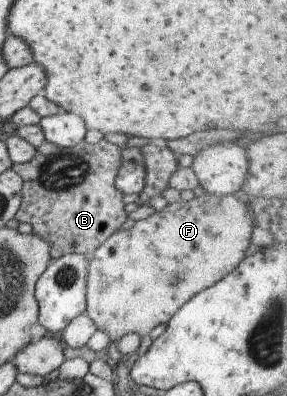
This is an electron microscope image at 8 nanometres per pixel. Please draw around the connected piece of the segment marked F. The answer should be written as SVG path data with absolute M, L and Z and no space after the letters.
M206 193L188 201L179 199L160 211L135 221L128 229L116 230L92 254L87 269L85 314L115 342L126 333L144 336L160 323L166 323L174 312L194 294L209 288L234 269L250 244L250 232L261 219L258 207L248 207L232 194L210 196Z

